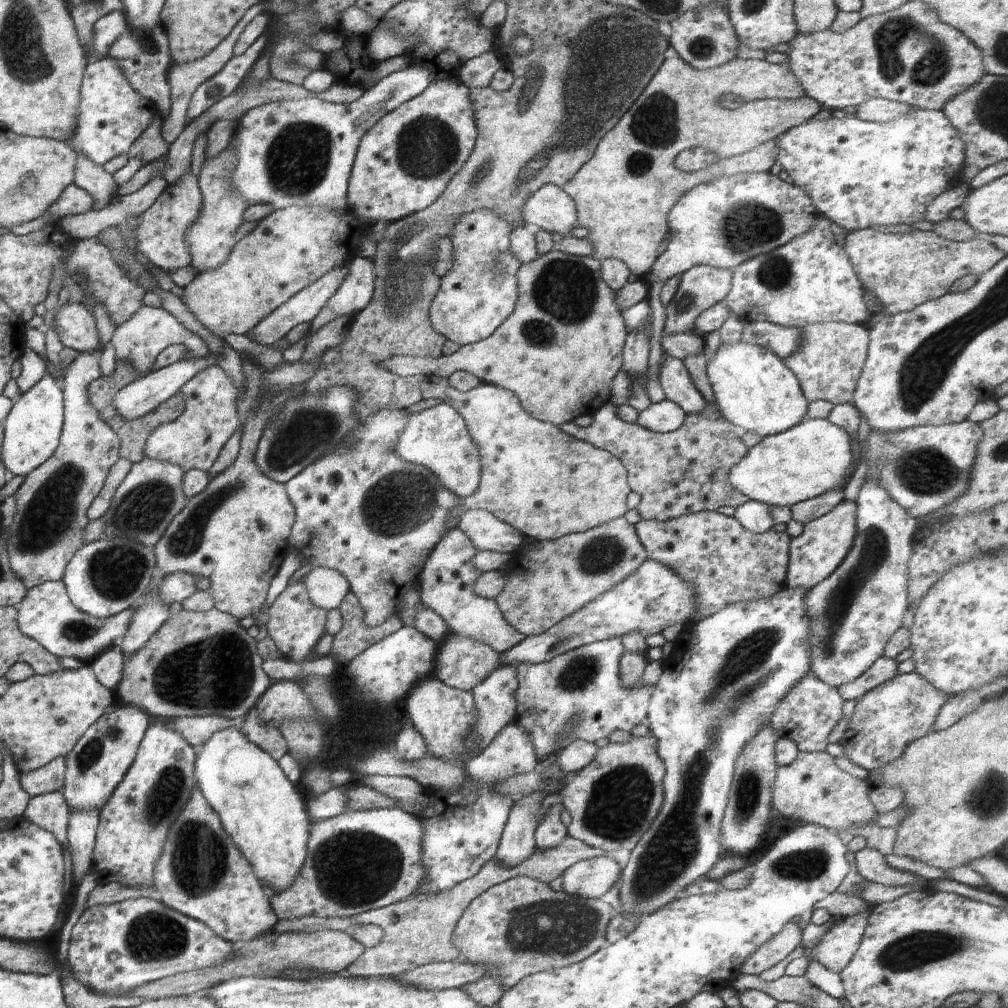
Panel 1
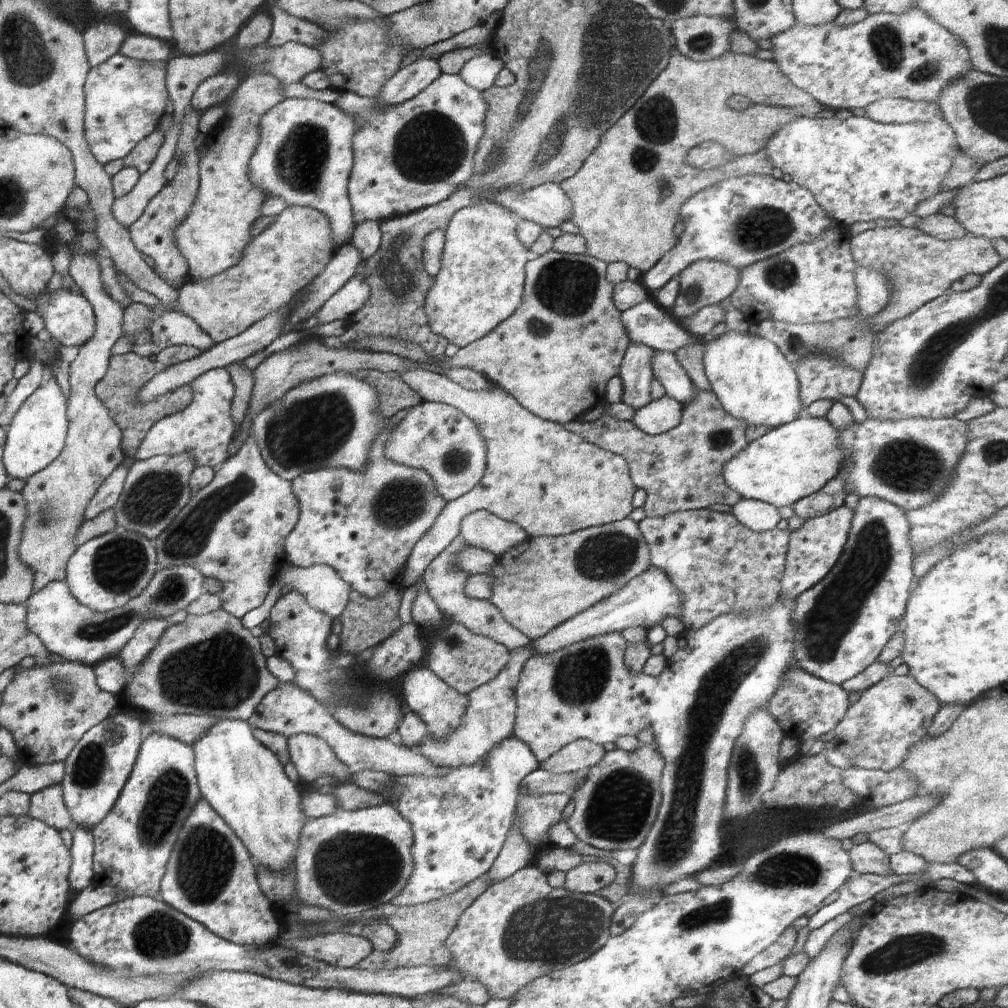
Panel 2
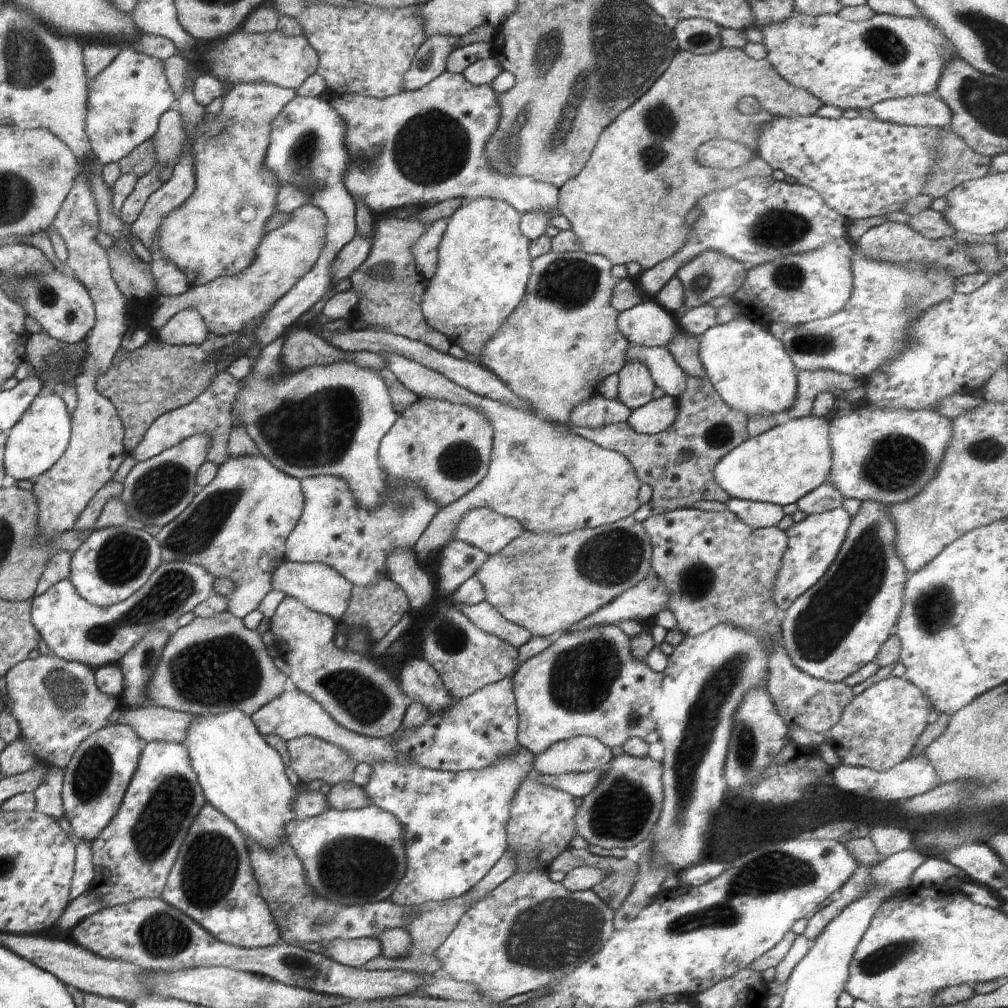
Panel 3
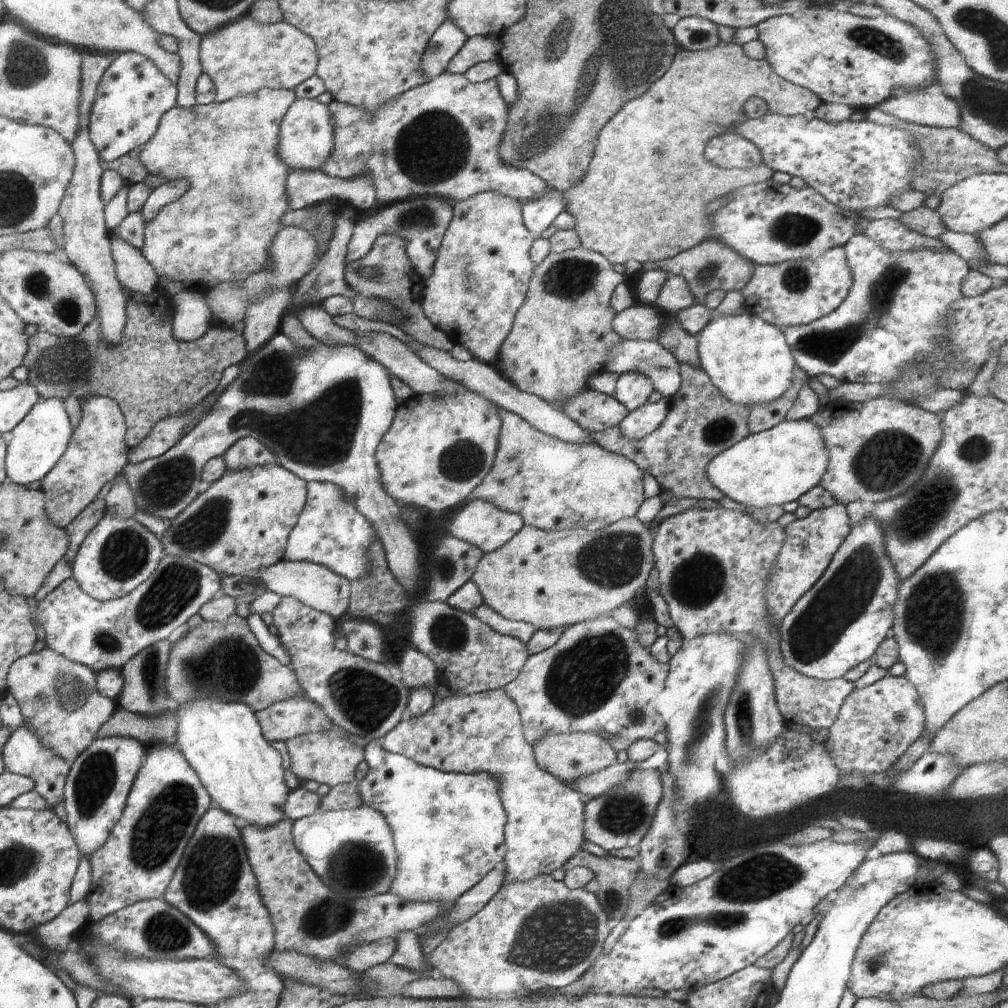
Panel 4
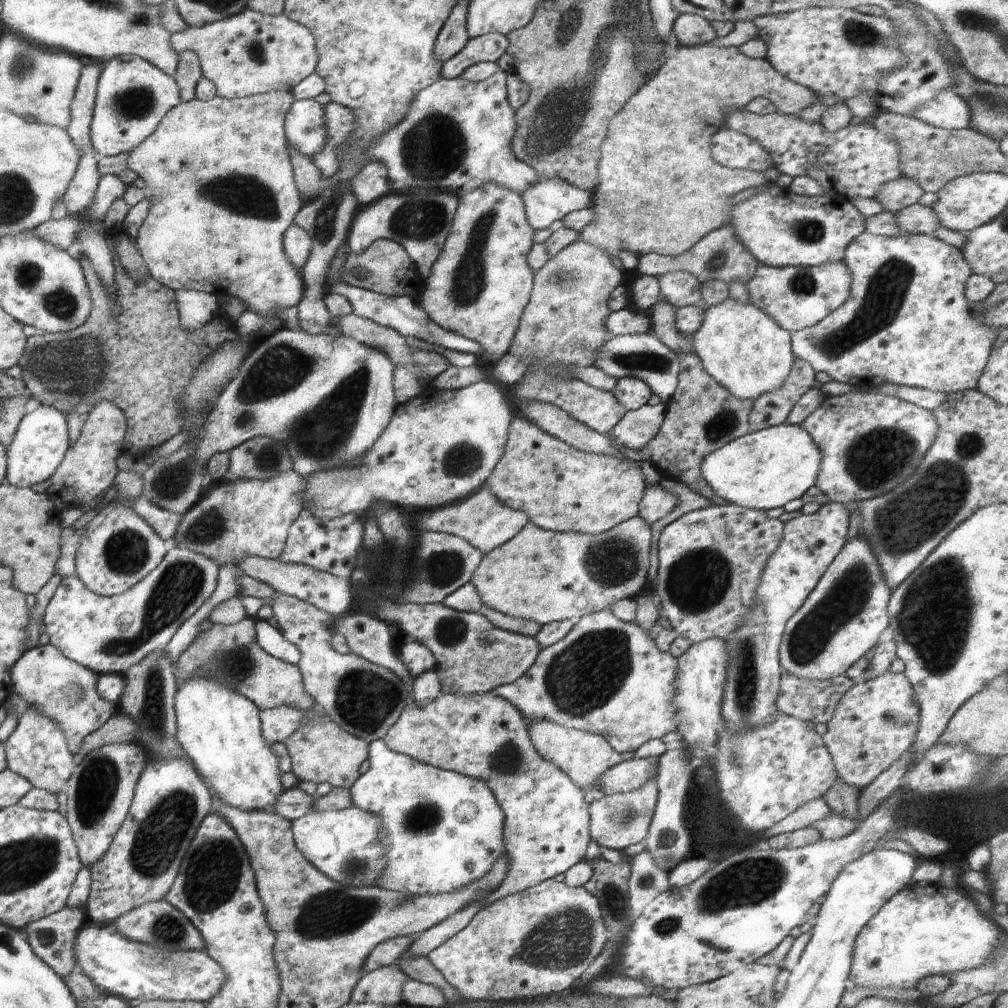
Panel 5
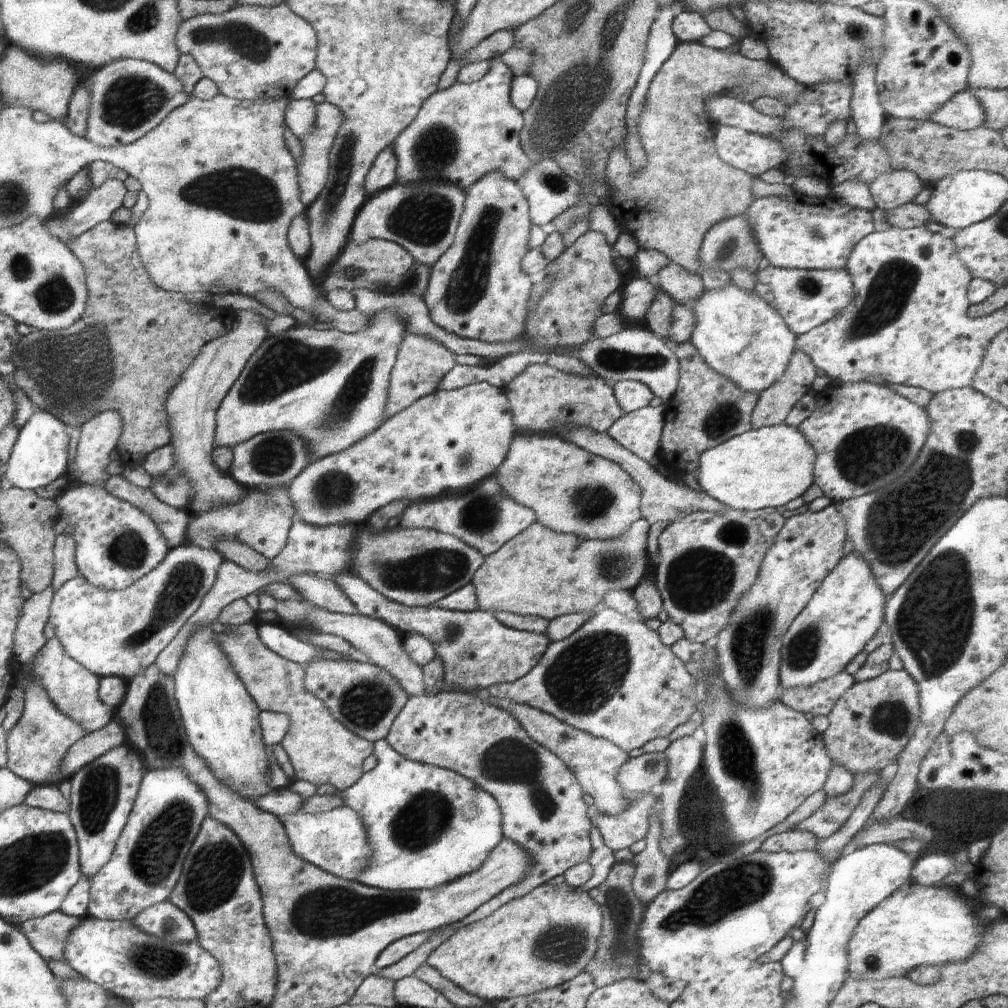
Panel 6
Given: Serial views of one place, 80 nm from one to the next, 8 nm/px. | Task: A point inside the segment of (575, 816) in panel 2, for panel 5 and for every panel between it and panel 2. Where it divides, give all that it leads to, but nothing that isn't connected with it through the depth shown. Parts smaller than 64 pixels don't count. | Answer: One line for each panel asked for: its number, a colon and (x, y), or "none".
3: (621, 810)
4: (621, 817)
5: (617, 821)

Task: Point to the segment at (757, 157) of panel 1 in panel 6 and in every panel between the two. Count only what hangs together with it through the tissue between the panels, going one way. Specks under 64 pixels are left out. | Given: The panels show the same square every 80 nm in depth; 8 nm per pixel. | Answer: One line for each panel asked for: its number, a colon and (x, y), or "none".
2: (626, 196)
3: (628, 203)
4: (644, 198)
5: (659, 191)
6: (684, 189)

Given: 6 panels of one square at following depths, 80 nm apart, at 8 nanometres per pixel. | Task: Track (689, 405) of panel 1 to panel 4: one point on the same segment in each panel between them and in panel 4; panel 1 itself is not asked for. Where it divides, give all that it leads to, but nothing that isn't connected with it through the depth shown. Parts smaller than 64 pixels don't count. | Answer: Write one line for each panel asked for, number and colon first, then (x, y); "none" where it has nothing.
2: (665, 365)
3: (666, 373)
4: (647, 357)

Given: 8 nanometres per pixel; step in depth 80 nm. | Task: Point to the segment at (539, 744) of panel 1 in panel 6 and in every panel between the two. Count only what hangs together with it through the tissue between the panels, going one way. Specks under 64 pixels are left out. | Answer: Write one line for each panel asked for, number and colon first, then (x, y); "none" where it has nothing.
2: (584, 691)
3: (587, 683)
4: (598, 678)
5: (606, 677)
6: (612, 677)

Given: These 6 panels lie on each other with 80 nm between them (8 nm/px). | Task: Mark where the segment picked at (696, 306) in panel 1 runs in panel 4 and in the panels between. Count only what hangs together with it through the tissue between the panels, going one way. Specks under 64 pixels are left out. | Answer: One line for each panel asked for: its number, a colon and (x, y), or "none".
2: (705, 282)
3: (710, 274)
4: (711, 265)

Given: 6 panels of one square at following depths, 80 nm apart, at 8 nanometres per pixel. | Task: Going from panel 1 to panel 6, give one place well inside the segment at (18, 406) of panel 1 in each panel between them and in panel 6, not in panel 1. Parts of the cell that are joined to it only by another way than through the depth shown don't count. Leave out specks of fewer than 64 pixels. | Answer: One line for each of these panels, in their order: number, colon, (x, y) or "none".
2: (37, 431)
3: (37, 441)
4: (40, 440)
5: (38, 448)
6: (40, 454)

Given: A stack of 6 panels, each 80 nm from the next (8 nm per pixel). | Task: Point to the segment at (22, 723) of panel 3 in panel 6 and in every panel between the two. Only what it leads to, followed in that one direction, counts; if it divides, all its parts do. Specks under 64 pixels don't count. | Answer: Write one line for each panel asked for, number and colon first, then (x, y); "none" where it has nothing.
4: (60, 698)
5: (64, 691)
6: (74, 690)

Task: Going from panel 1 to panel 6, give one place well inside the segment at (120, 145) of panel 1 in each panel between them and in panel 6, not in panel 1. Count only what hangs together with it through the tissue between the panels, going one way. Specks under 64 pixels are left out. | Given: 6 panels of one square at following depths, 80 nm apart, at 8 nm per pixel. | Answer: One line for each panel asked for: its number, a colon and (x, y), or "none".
2: (125, 99)
3: (126, 100)
4: (133, 95)
5: (132, 96)
6: (129, 97)

